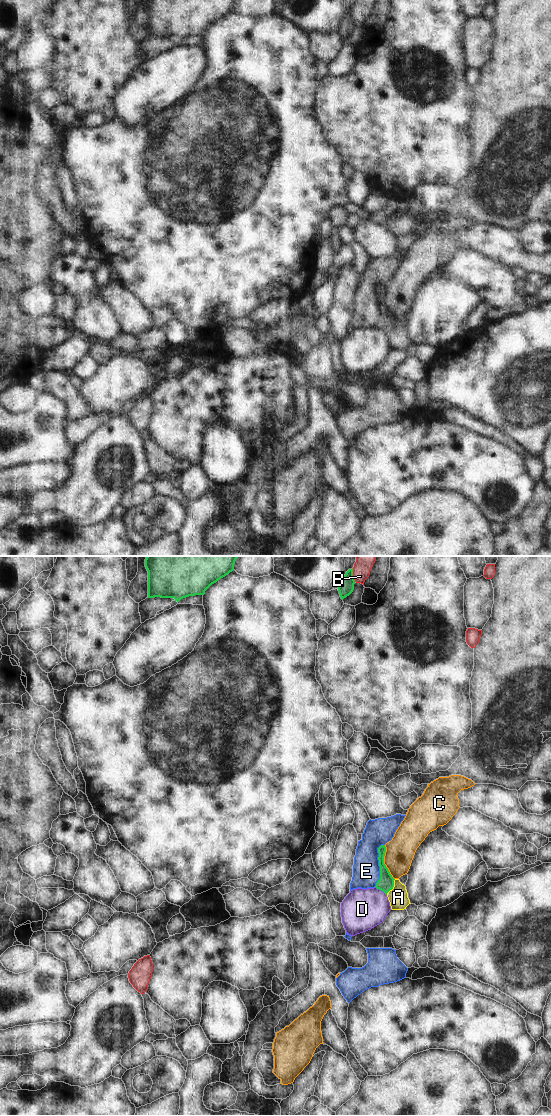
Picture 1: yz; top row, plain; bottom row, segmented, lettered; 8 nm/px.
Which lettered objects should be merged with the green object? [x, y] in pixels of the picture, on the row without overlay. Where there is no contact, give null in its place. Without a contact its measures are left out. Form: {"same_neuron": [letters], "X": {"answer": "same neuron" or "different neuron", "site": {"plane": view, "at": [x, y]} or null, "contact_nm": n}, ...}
{"same_neuron": ["A"], "A": {"answer": "same neuron", "site": {"plane": "yz", "at": [393, 326]}, "contact_nm": 150}, "B": {"answer": "different neuron", "site": {"plane": "yz", "at": [352, 15]}, "contact_nm": 110}, "C": {"answer": "different neuron", "site": {"plane": "yz", "at": [383, 302]}, "contact_nm": 300}, "D": {"answer": "different neuron", "site": {"plane": "yz", "at": [381, 330]}, "contact_nm": 120}, "E": {"answer": "different neuron", "site": {"plane": "yz", "at": [379, 304]}, "contact_nm": 360}}

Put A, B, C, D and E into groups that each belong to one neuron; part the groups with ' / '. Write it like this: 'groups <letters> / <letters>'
groups A / B / C / D / E

